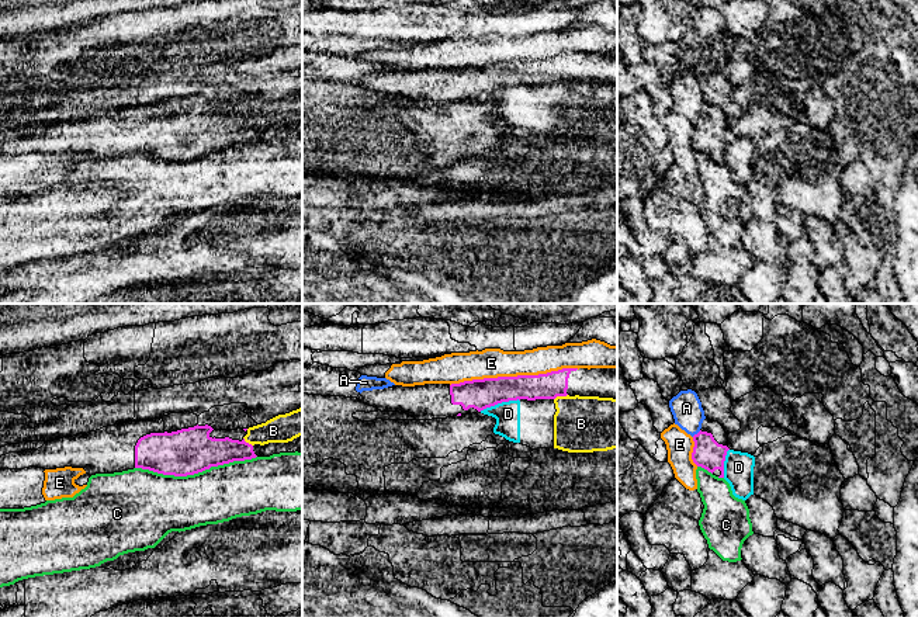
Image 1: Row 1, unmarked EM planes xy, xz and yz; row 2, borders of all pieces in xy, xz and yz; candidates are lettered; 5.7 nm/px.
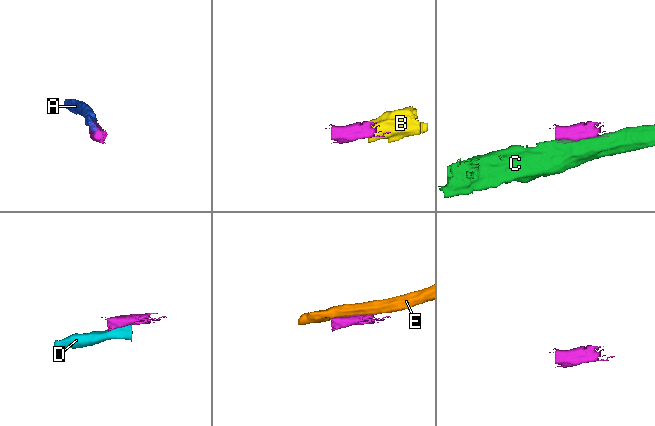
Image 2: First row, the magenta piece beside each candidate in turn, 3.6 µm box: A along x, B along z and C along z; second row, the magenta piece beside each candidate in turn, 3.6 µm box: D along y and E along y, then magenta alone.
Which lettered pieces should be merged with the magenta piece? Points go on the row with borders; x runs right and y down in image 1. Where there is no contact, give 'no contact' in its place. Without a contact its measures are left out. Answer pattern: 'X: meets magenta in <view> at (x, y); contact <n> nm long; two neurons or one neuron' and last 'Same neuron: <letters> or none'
A: meets magenta in yz at (697, 433); contact 70 nm long; two neurons
B: meets magenta in xz at (560, 395); contact 90 nm long; two neurons
C: meets magenta in xy at (196, 472); contact 700 nm long; two neurons
D: meets magenta in xz at (499, 402); contact 240 nm long; two neurons
E: meets magenta in xz at (513, 377); contact 750 nm long; two neurons
Same neuron: none

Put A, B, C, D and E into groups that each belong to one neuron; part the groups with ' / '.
A / B D / C / E

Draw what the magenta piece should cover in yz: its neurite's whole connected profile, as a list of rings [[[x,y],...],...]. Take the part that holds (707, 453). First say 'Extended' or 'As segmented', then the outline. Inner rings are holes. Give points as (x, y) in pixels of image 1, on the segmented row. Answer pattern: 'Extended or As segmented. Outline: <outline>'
Extended. Outline: [[[704,419],[702,430],[693,436],[692,460],[718,478],[724,478],[724,461],[728,448],[728,434],[718,422]]]

